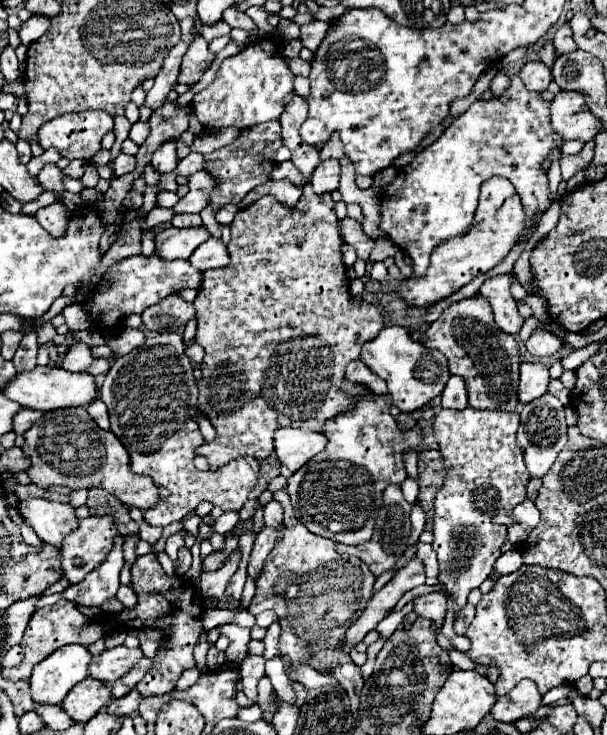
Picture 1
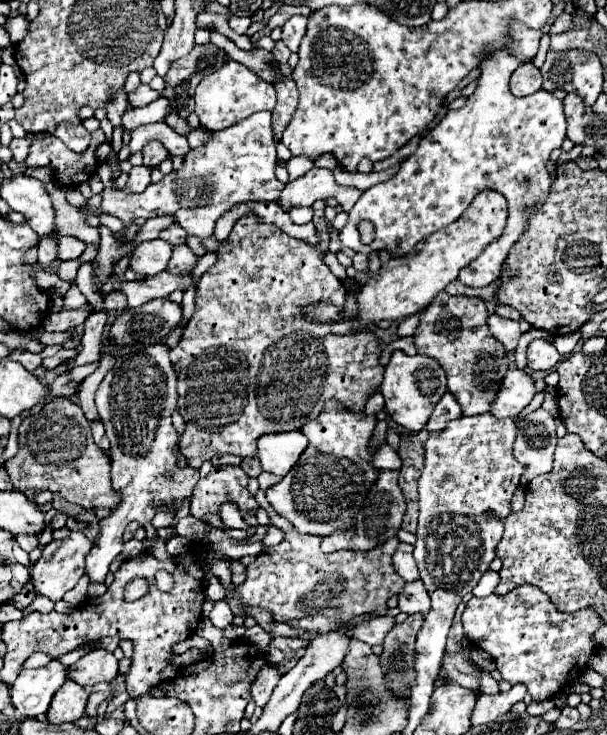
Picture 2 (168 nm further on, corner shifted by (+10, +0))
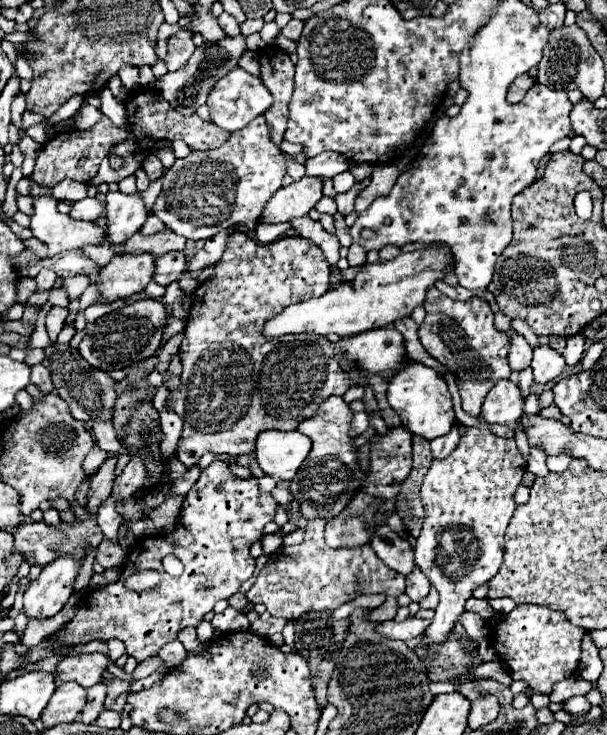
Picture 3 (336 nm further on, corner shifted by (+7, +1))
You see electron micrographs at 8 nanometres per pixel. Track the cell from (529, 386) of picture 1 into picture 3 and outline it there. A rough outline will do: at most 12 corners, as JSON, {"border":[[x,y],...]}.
{"border":[[501,379],[487,393],[481,417],[491,425],[515,427],[525,397]]}

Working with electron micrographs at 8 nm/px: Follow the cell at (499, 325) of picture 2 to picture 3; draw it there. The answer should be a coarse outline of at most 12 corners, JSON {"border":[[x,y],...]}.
{"border":[[509,331],[511,369],[531,363],[531,347],[517,331]]}

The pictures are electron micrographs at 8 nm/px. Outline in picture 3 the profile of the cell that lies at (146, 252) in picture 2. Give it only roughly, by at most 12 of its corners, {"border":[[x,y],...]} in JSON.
{"border":[[151,253],[115,255],[99,273],[103,303],[141,293]]}

